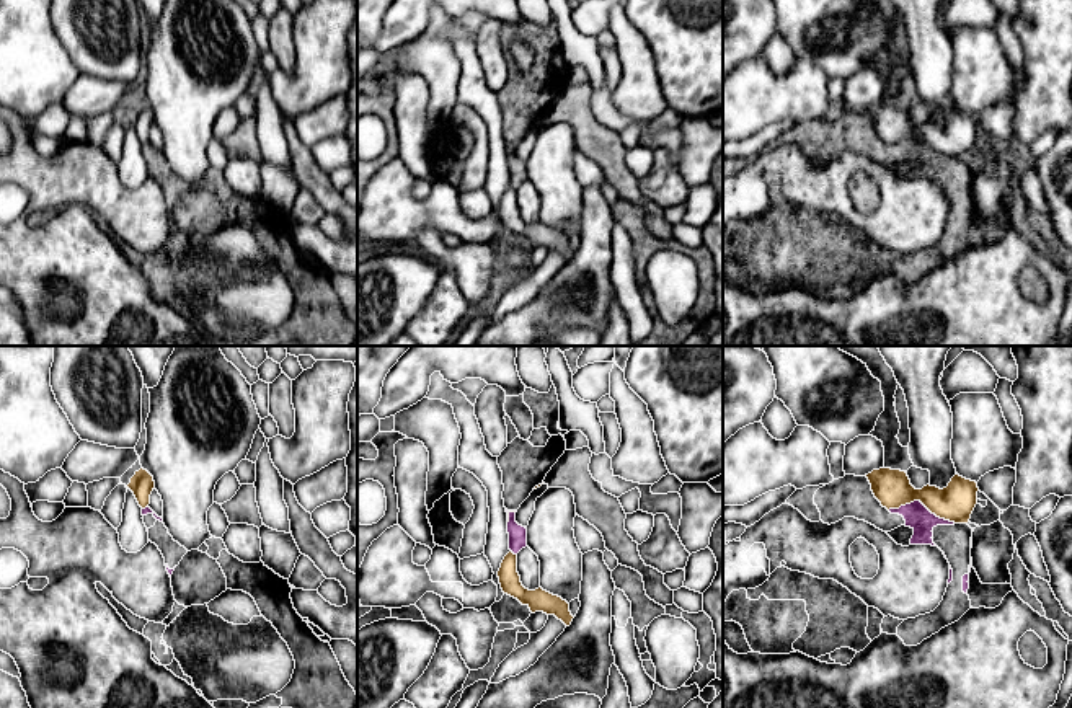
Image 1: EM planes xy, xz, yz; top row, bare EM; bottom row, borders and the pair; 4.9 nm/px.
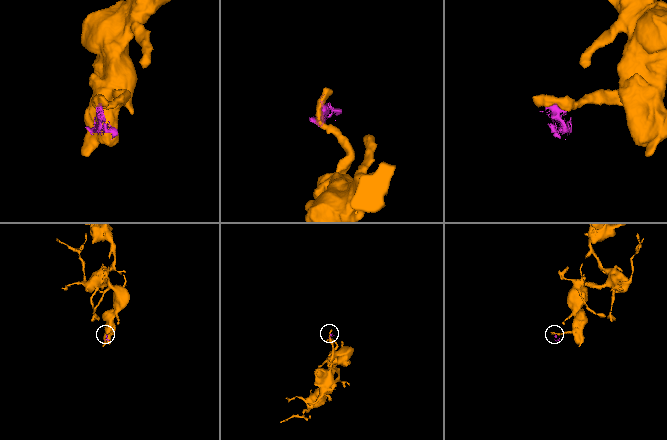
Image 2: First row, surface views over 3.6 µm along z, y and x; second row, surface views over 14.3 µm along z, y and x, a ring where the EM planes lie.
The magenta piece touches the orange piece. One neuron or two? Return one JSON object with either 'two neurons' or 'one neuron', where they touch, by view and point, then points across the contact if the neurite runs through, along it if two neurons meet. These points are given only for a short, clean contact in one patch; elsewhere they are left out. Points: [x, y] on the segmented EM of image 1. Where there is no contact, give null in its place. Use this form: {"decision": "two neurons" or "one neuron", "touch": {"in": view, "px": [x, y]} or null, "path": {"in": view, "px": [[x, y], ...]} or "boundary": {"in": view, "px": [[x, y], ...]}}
{"decision": "two neurons", "touch": {"in": "yz", "px": [921, 503]}, "boundary": {"in": "yz", "px": [[888, 509], [921, 501], [937, 516], [955, 522]]}}

